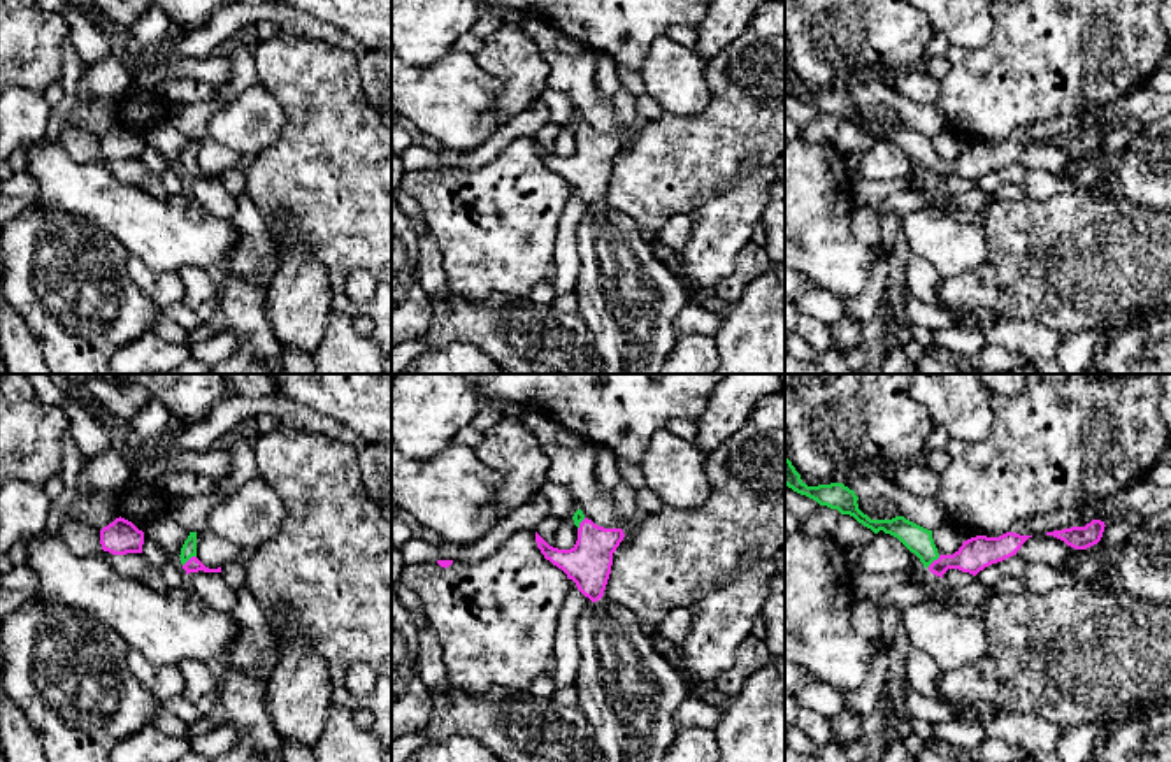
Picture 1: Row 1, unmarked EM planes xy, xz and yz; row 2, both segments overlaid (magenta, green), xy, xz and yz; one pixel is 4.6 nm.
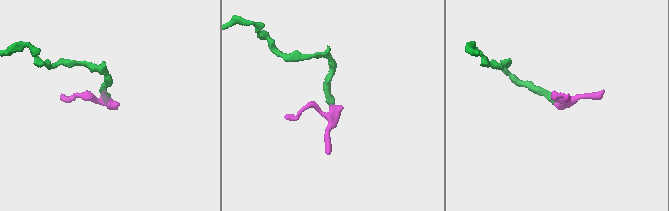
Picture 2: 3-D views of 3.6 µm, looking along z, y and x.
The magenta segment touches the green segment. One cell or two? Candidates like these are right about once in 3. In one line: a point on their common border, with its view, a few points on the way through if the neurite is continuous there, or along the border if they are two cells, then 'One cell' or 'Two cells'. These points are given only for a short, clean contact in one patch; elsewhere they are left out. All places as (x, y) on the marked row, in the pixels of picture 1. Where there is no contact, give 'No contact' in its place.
Touches magenta at yz (933, 562). Path across: yz (980, 552), (964, 560), (933, 562), (917, 539). One cell

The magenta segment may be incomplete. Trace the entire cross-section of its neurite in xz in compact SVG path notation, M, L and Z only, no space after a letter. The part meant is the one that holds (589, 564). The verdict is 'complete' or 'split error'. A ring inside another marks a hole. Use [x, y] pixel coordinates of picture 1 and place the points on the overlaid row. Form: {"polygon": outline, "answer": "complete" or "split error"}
{"polygon": "M581 509L572 516L578 541L571 550L550 546L537 532L535 543L546 560L562 569L592 602L602 599L613 565L613 553L623 541L621 528L604 528L588 520Z", "answer": "split error"}

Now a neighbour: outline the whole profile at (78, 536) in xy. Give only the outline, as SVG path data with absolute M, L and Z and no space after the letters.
M65 520L58 537L77 557L100 555L100 530L86 523L84 520Z

